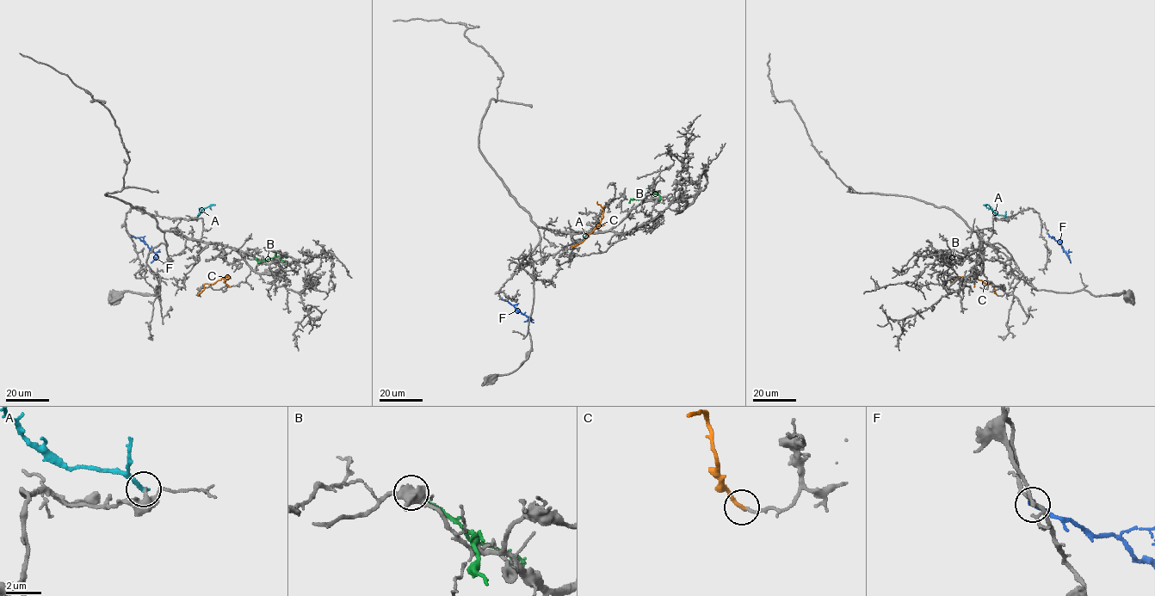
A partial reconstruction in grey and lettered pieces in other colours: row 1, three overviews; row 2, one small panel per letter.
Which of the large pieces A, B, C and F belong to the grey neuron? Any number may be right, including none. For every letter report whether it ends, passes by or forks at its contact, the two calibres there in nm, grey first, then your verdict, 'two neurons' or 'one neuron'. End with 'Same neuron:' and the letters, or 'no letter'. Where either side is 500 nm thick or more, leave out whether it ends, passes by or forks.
A: it ends | 280/280 nm | two neurons
B: it ends | 120/240 nm | two neurons
C: it ends | 160/220 nm | two neurons
F: it ends | 160/200 nm | one neuron
Same neuron: F

